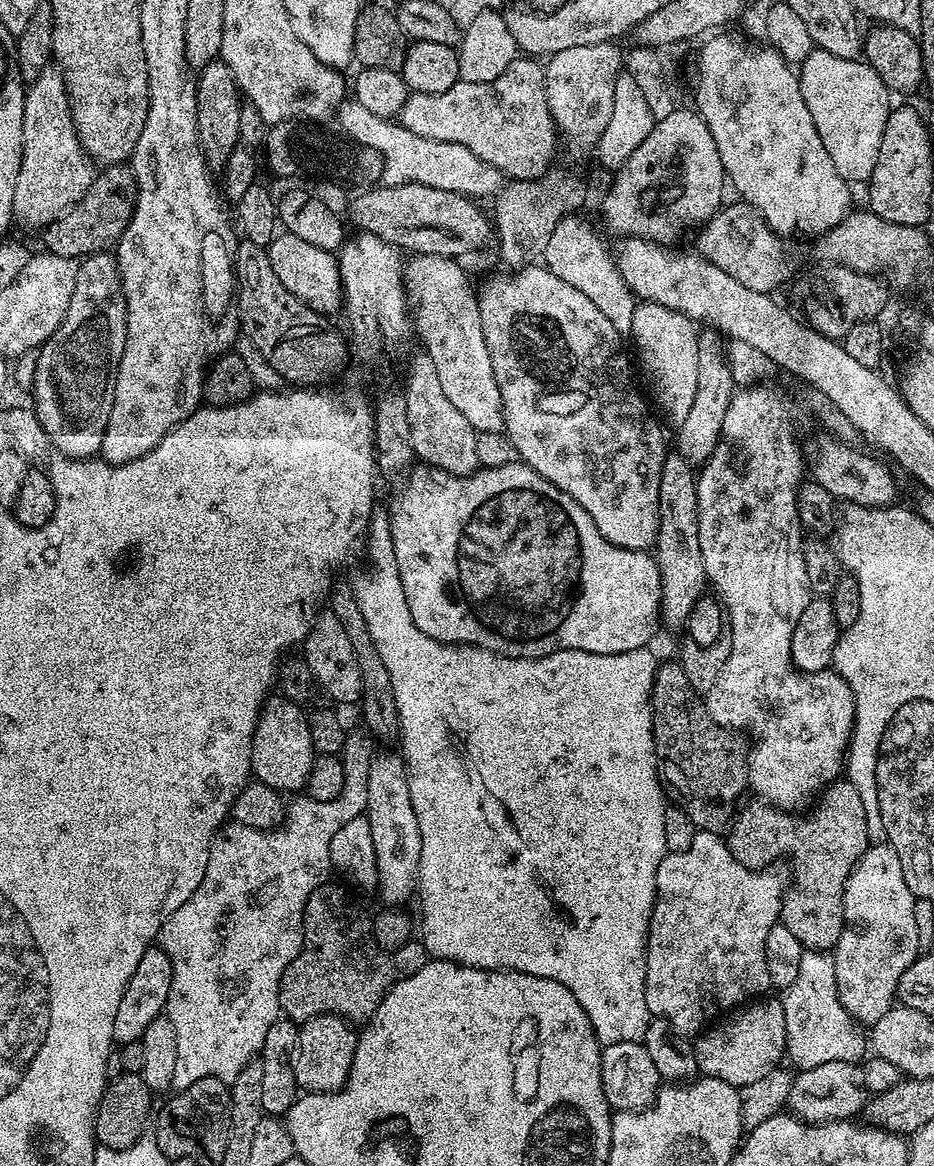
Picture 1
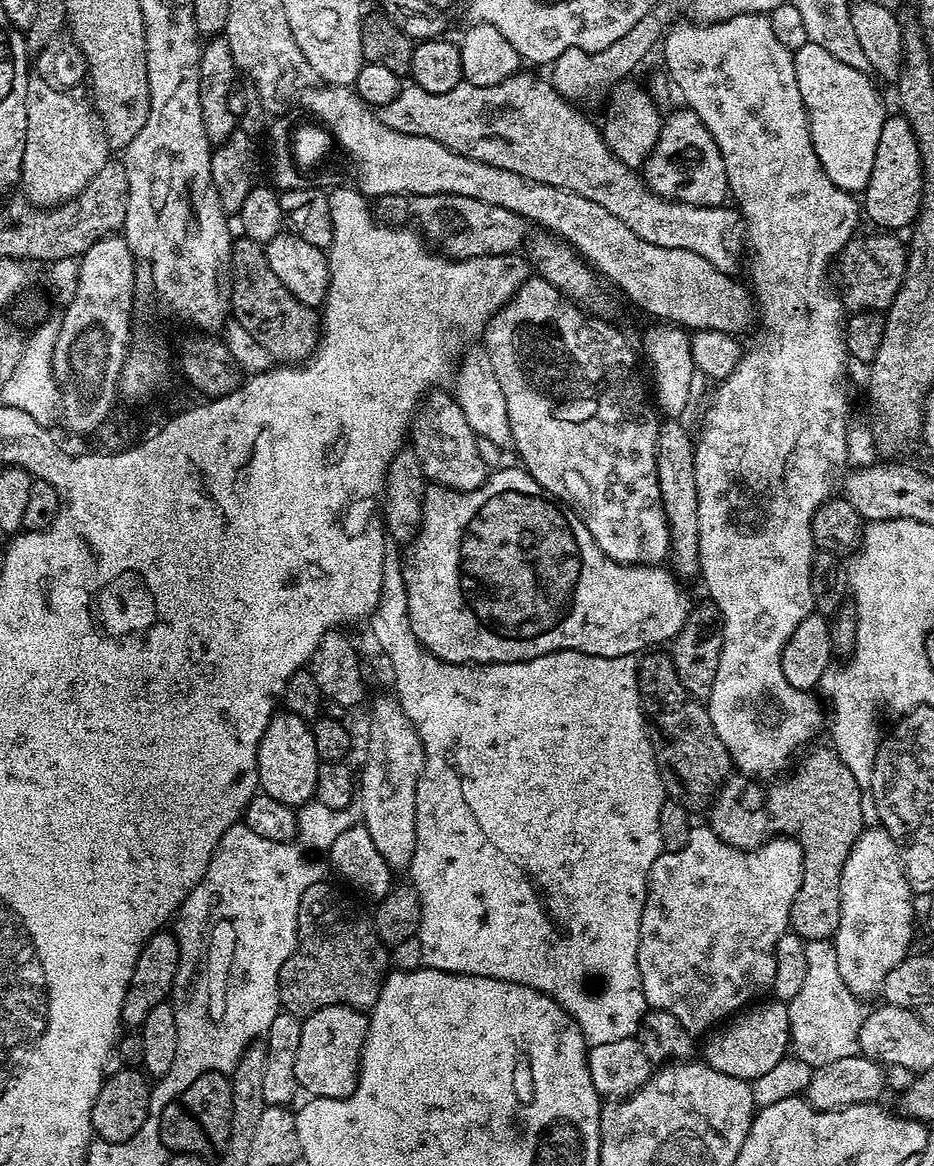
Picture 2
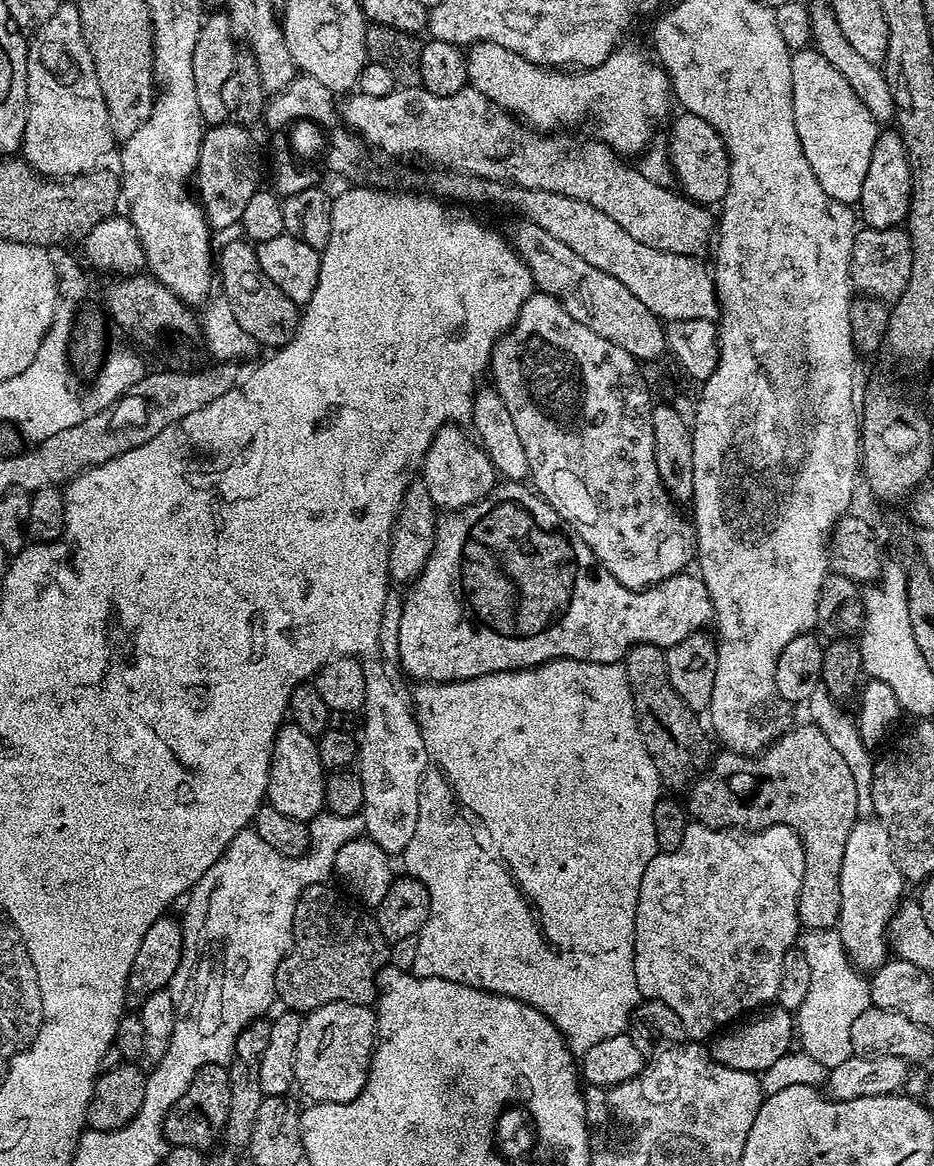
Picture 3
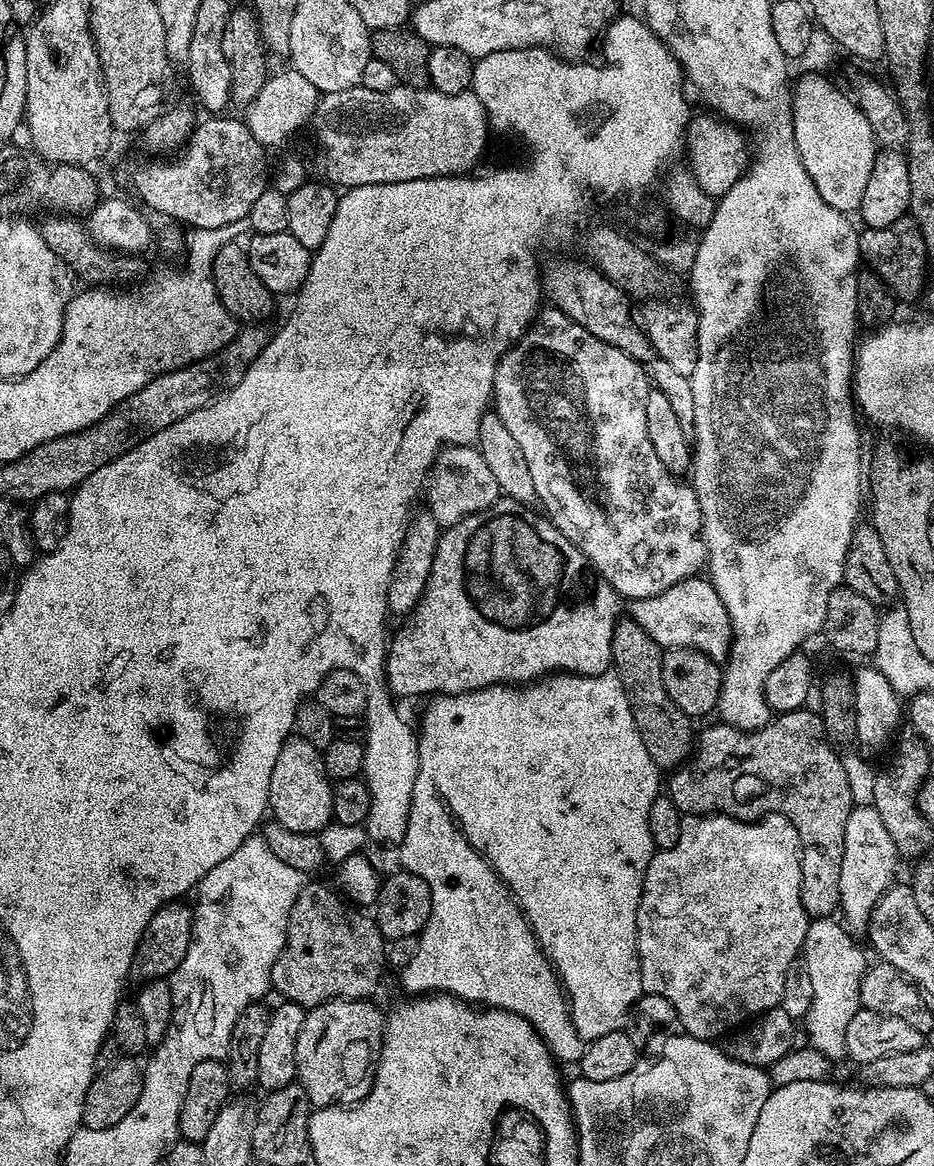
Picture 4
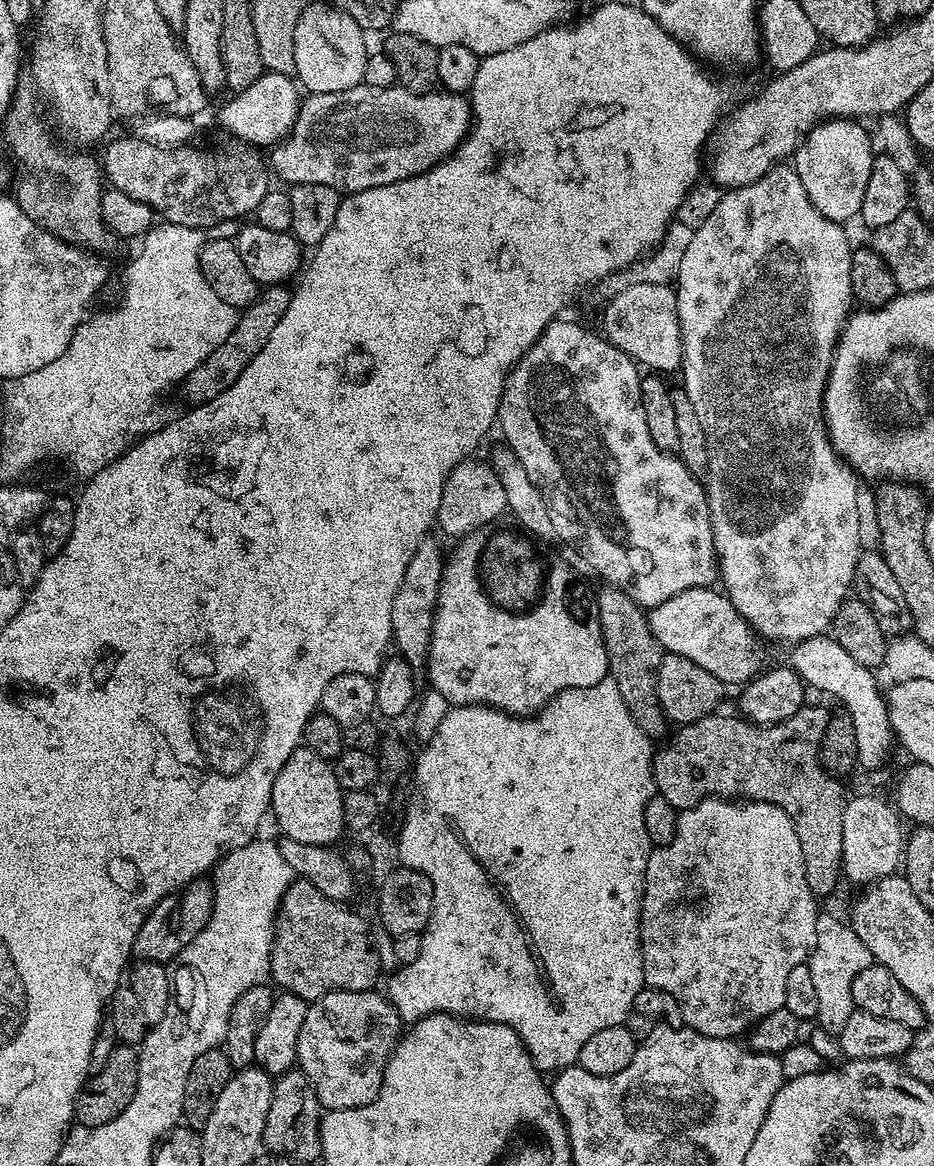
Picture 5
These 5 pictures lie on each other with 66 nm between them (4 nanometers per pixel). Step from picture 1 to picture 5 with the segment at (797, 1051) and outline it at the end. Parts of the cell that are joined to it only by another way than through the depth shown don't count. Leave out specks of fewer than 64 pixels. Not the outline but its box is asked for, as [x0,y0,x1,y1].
[807,915,873,1030]

